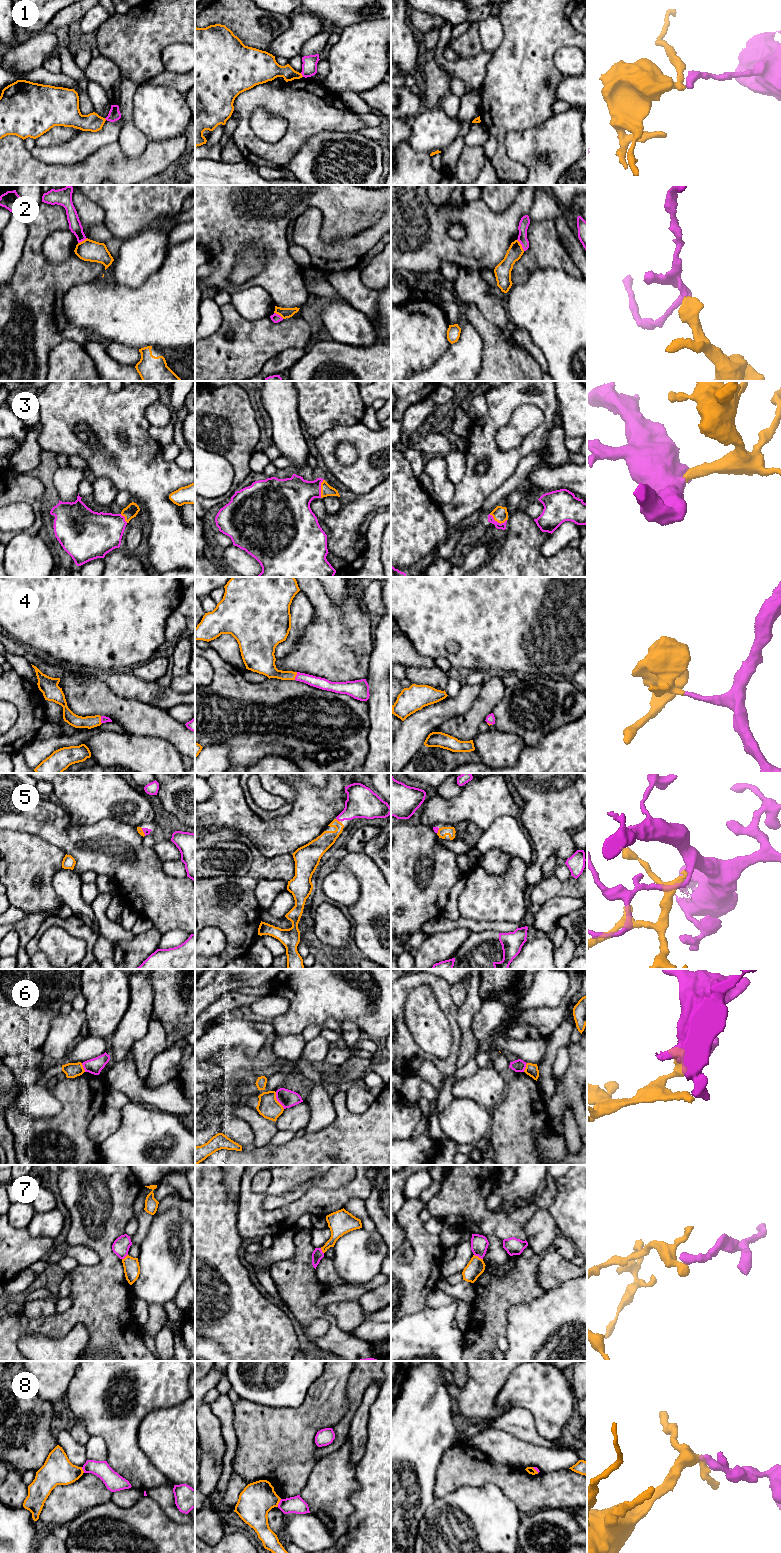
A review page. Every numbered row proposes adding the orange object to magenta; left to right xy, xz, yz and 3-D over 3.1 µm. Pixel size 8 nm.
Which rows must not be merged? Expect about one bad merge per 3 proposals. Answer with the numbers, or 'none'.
1, 2, 6, 7, 8

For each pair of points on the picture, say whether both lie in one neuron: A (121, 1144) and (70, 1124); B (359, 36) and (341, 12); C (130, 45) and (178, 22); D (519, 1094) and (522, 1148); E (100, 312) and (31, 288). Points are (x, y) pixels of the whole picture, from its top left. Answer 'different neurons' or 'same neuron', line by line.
A: different neurons
B: different neurons
C: same neuron
D: same neuron
E: different neurons

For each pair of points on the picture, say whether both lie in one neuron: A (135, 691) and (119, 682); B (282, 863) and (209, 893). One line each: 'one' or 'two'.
A: one
B: one

